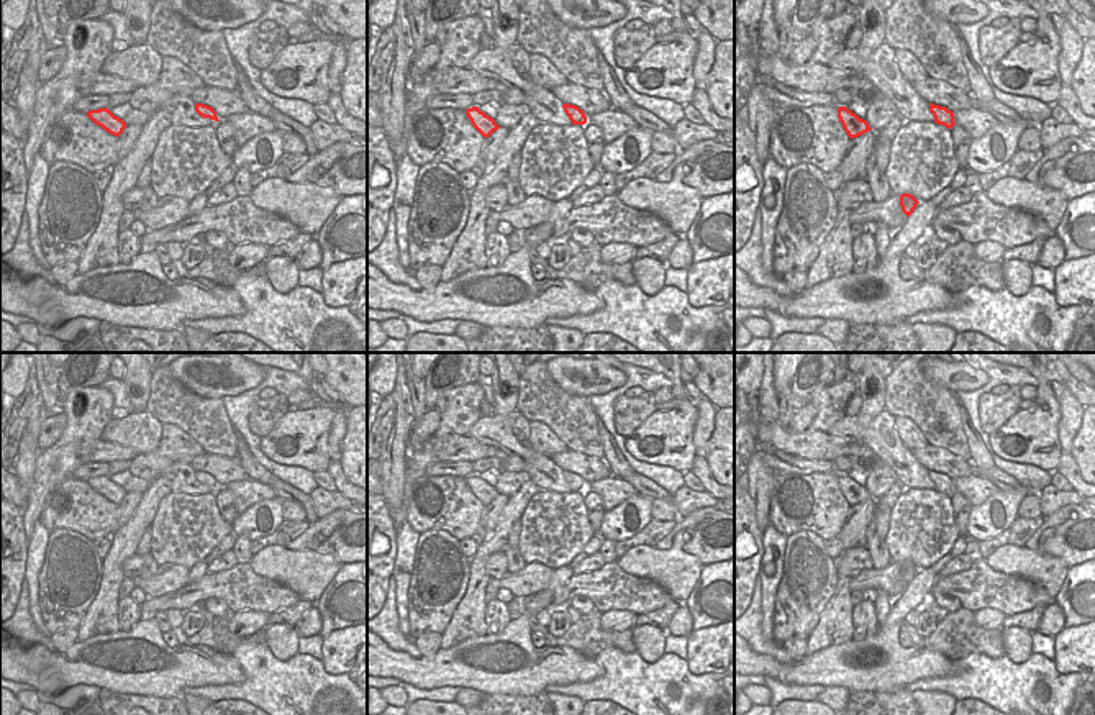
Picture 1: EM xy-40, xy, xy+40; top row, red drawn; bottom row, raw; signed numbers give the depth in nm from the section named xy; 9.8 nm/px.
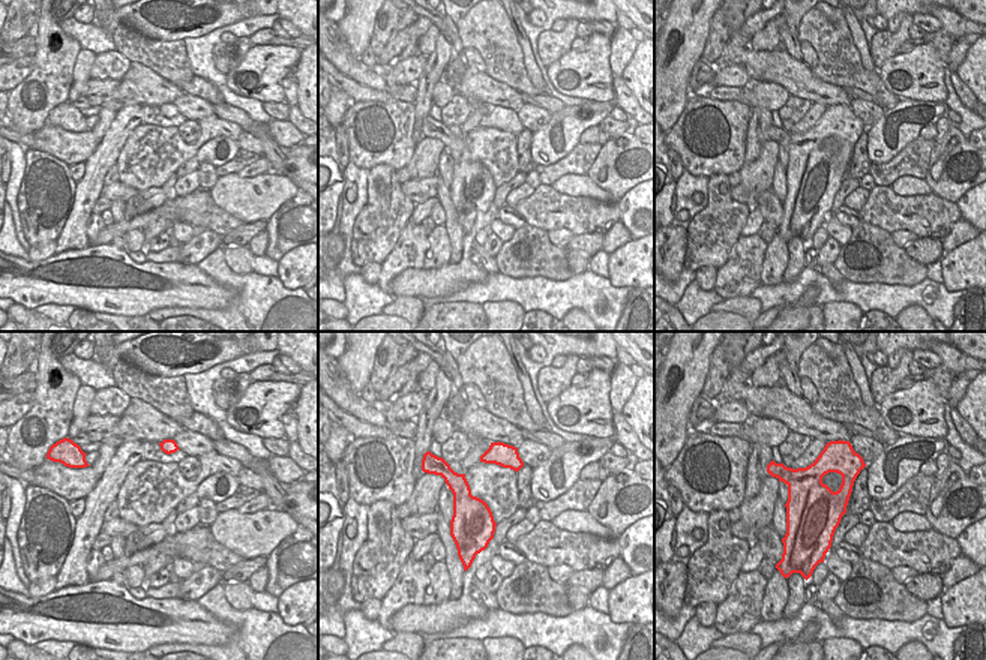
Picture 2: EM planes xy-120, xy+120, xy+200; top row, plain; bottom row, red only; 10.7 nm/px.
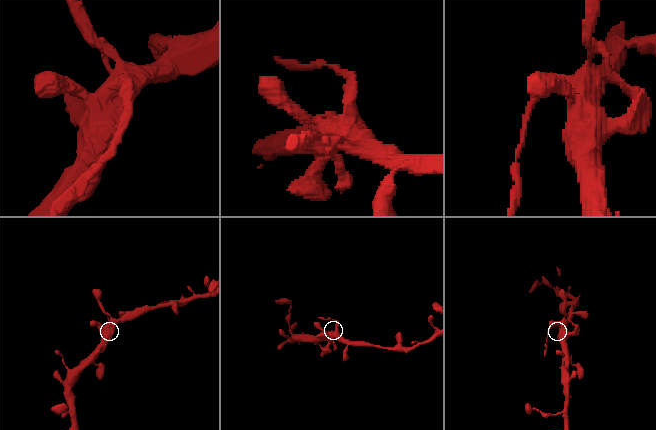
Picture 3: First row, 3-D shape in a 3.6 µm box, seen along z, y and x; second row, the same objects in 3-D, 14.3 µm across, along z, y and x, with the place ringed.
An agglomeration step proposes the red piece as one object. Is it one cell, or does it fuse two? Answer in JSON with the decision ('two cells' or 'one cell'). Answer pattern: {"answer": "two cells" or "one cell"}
{"answer": "two cells"}

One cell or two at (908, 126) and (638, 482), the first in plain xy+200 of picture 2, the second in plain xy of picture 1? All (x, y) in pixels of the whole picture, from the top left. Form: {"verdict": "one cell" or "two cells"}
{"verdict": "two cells"}

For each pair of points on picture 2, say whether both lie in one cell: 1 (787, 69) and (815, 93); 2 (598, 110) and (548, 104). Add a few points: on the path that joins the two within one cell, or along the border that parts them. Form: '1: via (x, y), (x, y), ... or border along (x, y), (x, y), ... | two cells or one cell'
1: via (794, 75), (808, 89) | one cell
2: border along (566, 105), (553, 114) | two cells

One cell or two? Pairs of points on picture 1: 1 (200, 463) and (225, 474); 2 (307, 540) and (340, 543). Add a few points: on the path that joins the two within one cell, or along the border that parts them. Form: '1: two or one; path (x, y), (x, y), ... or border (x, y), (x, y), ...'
1: one; path (207, 463), (218, 468)
2: one; path (315, 543), (320, 546), (331, 541)

